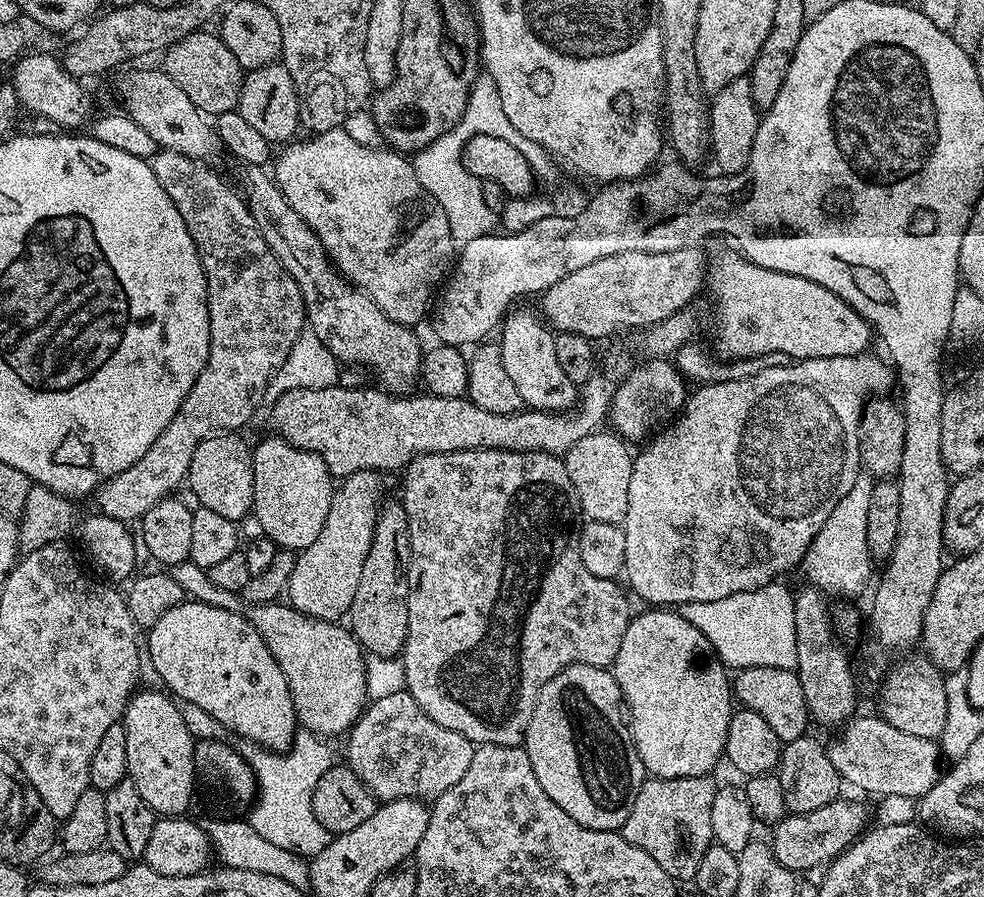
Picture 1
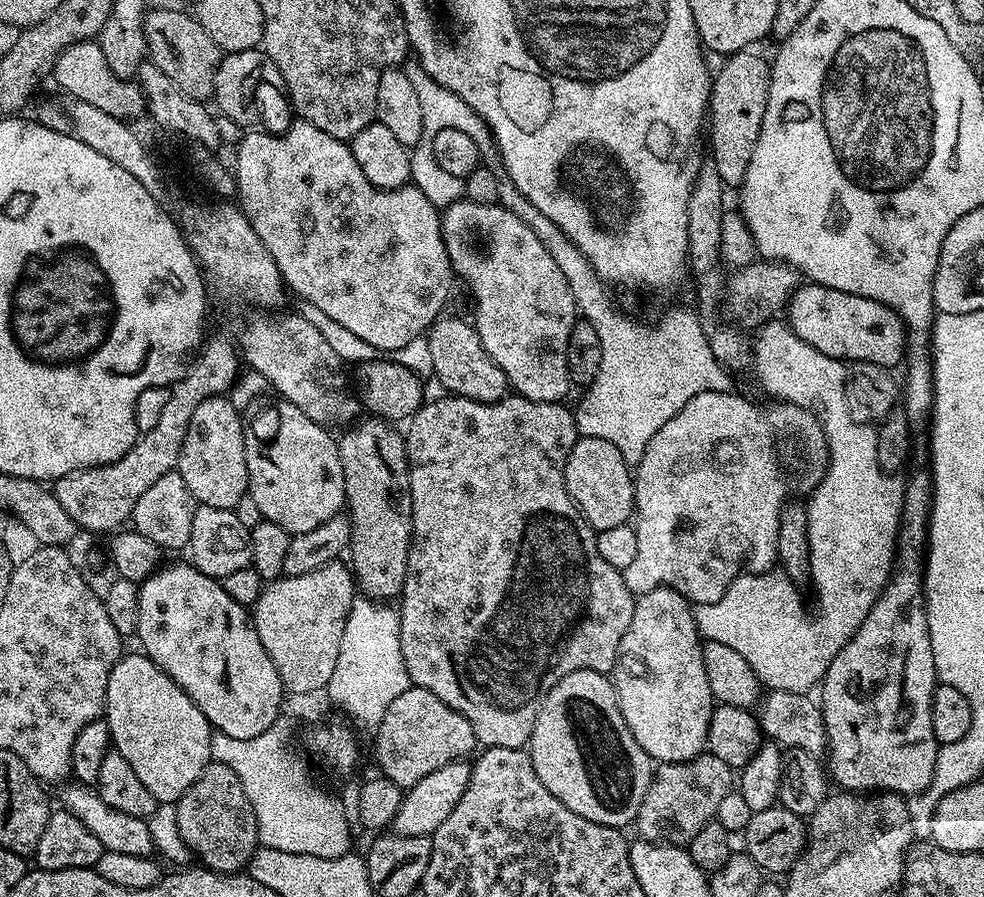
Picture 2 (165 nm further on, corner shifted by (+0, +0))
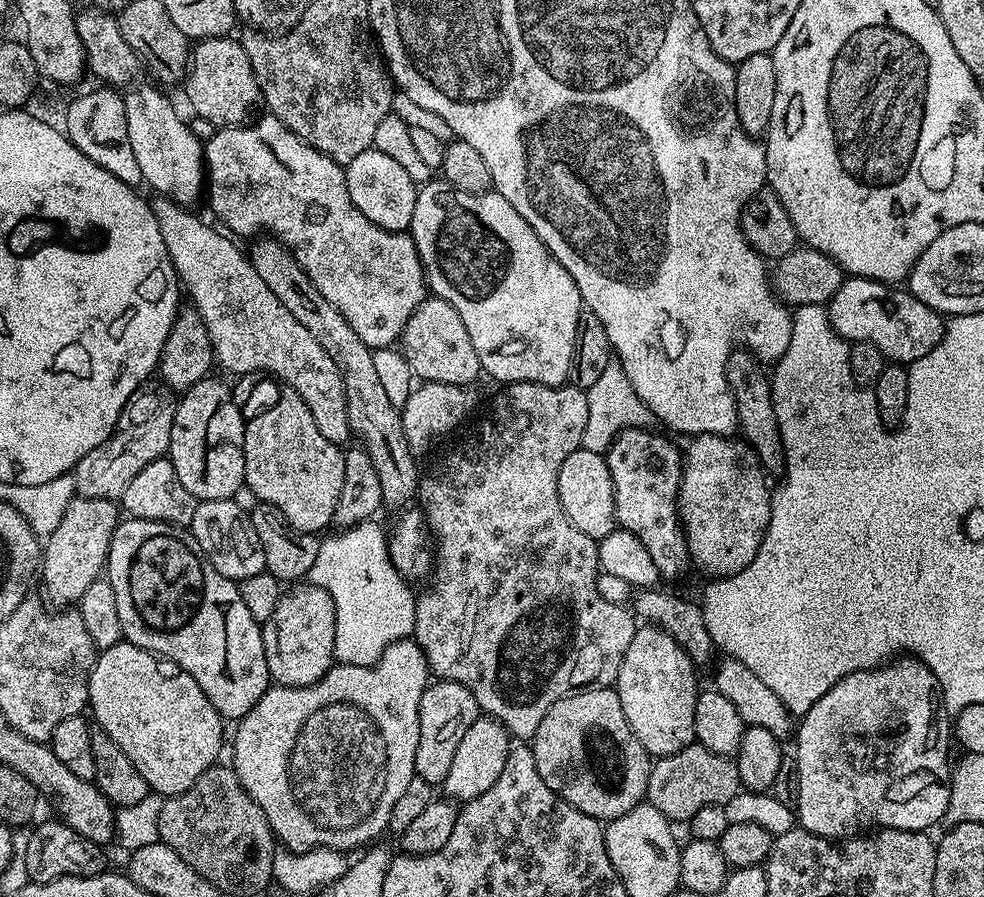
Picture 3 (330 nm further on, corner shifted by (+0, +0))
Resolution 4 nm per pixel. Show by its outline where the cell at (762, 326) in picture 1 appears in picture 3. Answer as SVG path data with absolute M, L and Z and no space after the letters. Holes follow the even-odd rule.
M848 276L838 286L838 294L827 302L830 326L852 344L870 342L882 350L885 361L905 366L926 358L944 337L945 317L926 302L918 302L912 293L900 286L867 280L865 276Z

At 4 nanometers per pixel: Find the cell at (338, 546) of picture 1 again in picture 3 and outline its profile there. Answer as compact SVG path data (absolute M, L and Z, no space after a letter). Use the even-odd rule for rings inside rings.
M300 582L283 593L274 614L263 621L262 646L273 685L301 688L322 679L334 663L334 602L324 588Z

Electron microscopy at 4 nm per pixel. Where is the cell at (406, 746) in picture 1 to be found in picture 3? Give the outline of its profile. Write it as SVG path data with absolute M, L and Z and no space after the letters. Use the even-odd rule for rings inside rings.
M441 679L429 683L418 706L420 733L416 776L433 786L443 785L446 774L450 774L450 762L454 762L454 750L458 750L458 742L462 742L466 730L470 730L470 726L474 726L474 722L479 720L481 715L478 702L474 702L474 694L470 694L466 686Z

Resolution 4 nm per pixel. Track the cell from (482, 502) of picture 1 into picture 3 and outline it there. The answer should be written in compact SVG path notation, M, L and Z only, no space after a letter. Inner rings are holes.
M518 382L501 389L493 398L488 413L473 426L472 433L425 480L423 477L419 481L419 507L434 541L434 567L430 573L430 583L427 585L429 588L424 593L421 591L416 597L414 639L422 650L429 673L433 677L466 686L466 690L474 694L474 702L478 702L483 715L497 720L508 731L509 737L528 742L538 730L538 726L542 726L546 710L550 710L554 702L558 702L569 692L585 686L615 685L622 658L626 658L626 649L630 647L630 638L634 638L636 633L638 620L625 605L606 602L606 598L602 598L598 587L601 570L596 549L597 541L591 540L589 536L582 534L582 530L571 524L558 498L558 470L562 470L562 462L566 462L566 458L570 458L570 454L574 454L574 450L581 447L580 439L587 424L585 389L575 386L555 388L534 382Z

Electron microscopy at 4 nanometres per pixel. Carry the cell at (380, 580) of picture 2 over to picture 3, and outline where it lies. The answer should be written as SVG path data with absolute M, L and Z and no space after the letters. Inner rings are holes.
M271 238L260 239L255 241L257 244L253 246L252 252L250 248L247 253L248 261L254 266L254 270L258 270L258 278L262 278L262 282L266 282L266 286L270 286L274 298L278 298L278 302L282 302L282 306L286 306L286 310L290 310L290 314L294 314L294 318L298 318L298 322L302 322L302 326L306 326L308 333L322 345L322 350L326 350L326 354L330 354L330 358L334 358L334 366L338 366L338 370L342 374L342 386L346 390L348 431L355 439L356 436L360 439L357 441L364 447L366 454L370 454L370 462L374 462L374 470L378 473L378 482L382 482L384 504L390 506L390 504L406 503L411 496L413 499L418 492L417 457L406 442L406 434L400 417L401 409L396 408L394 402L390 402L390 398L382 386L382 381L378 378L372 357L373 349L368 348L366 342L362 342L362 338L358 338L358 334L354 334L354 330L350 330L350 322L346 322L346 318L342 318L342 314L338 314L338 310L334 310L334 306L330 306L330 302L326 302L326 298L322 298L322 294L318 294L318 290L314 286L314 282L310 282L306 270L302 270L300 263L292 256L292 251L282 241Z

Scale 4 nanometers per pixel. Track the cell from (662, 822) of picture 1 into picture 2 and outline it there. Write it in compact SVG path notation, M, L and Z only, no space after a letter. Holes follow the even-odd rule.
M701 754L686 762L660 764L653 771L650 786L642 798L634 828L640 831L637 833L645 840L654 840L657 844L687 846L694 834L702 830L702 826L716 818L718 805L733 788L734 770L726 766L722 758Z

